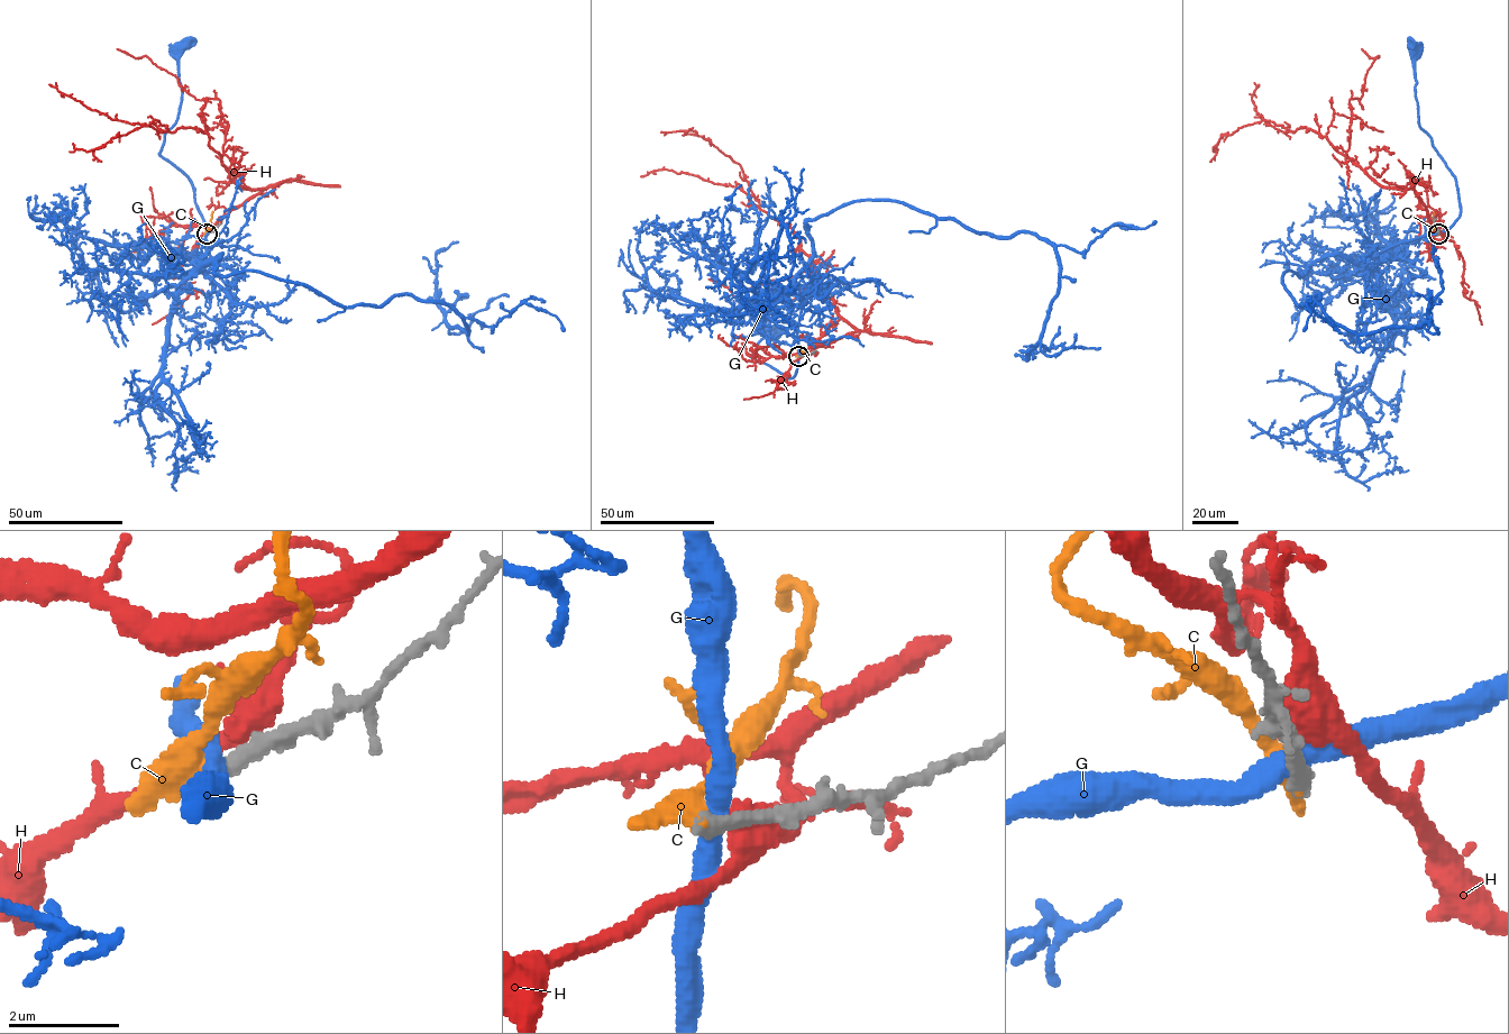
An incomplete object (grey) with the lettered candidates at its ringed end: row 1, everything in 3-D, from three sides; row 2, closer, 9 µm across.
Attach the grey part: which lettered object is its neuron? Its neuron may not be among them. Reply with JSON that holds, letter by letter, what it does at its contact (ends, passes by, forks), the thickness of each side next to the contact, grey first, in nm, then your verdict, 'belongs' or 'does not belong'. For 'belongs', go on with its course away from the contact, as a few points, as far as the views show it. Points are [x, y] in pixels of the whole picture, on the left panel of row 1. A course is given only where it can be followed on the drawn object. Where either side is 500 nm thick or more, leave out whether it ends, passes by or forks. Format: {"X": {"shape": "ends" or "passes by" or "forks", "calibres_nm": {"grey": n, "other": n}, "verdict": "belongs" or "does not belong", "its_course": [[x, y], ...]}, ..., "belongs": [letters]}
{"C": {"shape": "passes by", "calibres_nm": {"grey": 320, "other": 360}, "verdict": "belongs", "its_course": [[207, 234], [211, 227], [212, 211]]}, "G": {"shape": "passes by", "calibres_nm": {"grey": 360, "other": 420}, "verdict": "does not belong"}, "H": {"shape": "forks", "calibres_nm": {"grey": 280, "other": 400}, "verdict": "does not belong"}, "belongs": ["C"]}

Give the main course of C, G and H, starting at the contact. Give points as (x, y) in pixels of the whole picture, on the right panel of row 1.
C: (1438, 234), (1429, 226), (1435, 211)
G: (1438, 234), (1445, 231), (1460, 216), (1459, 189), (1432, 138), (1419, 126), (1415, 94), (1416, 49)
H: (1438, 231), (1413, 190), (1379, 185), (1310, 129), (1292, 131), (1261, 120), (1224, 134), (1213, 152), (1217, 143)

